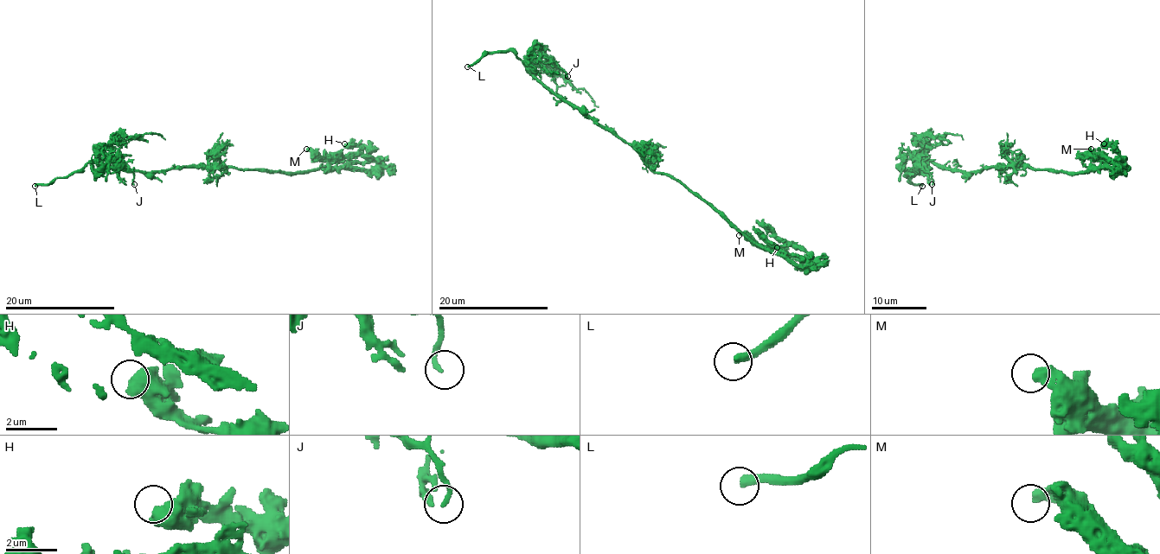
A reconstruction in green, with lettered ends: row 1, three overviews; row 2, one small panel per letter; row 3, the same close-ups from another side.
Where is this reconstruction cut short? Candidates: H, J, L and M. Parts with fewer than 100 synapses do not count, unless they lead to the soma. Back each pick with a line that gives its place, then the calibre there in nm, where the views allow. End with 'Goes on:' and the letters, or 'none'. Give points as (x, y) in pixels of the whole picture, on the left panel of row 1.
L: (35, 186) | 320 nm
Goes on: L

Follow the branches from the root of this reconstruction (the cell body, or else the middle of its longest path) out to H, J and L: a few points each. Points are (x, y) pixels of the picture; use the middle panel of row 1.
H: (656, 174), (680, 180), (751, 239), (800, 265), (777, 247)
J: (656, 174), (629, 144), (559, 99), (536, 76), (540, 73), (541, 62), (555, 62), (567, 76)
L: (656, 174), (629, 144), (554, 95), (511, 51), (486, 53), (467, 66)

